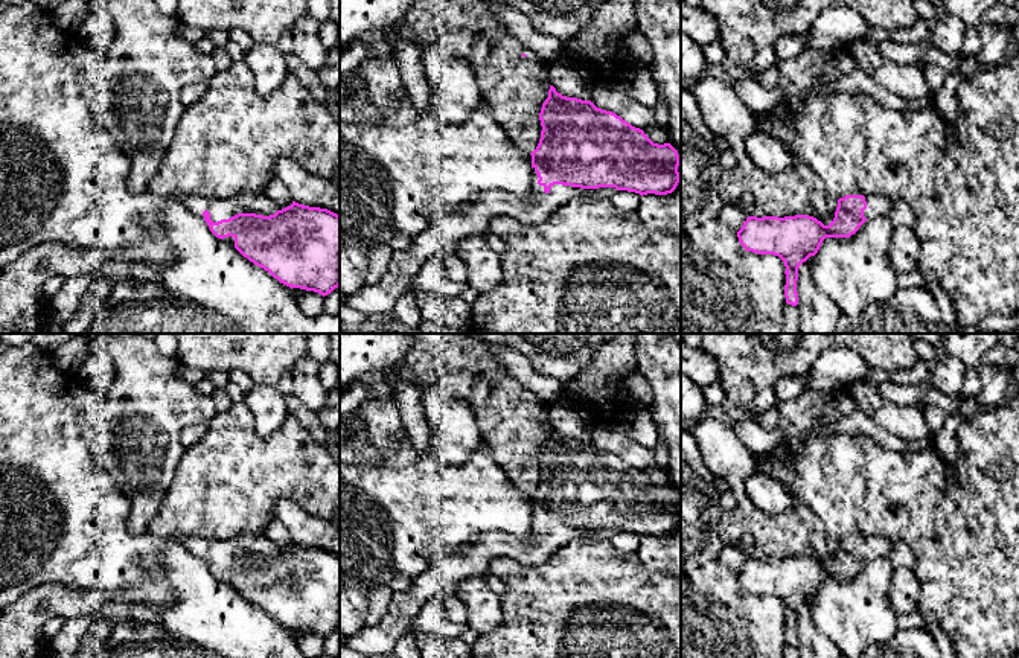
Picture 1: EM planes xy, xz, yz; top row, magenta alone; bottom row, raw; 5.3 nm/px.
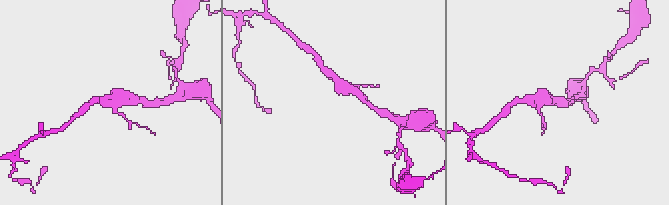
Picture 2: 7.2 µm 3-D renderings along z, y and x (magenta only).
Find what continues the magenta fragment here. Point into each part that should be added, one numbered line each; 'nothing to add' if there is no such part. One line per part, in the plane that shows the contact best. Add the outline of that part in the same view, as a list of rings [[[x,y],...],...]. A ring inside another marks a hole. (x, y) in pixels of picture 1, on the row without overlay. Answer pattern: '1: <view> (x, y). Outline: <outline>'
1: xz (444, 576). Outline: [[[535,509],[532,513],[532,533],[527,538],[489,532],[471,541],[457,554],[437,559],[420,576],[411,579],[410,591],[395,591],[379,623],[364,624],[346,638],[346,646],[367,658],[393,653],[398,640],[410,634],[414,615],[428,599],[455,594],[462,580],[486,574],[492,559],[504,556],[521,565],[542,565],[557,548],[576,539],[603,542],[617,533],[615,529],[580,530],[554,525],[545,535],[544,527],[538,525]]]

